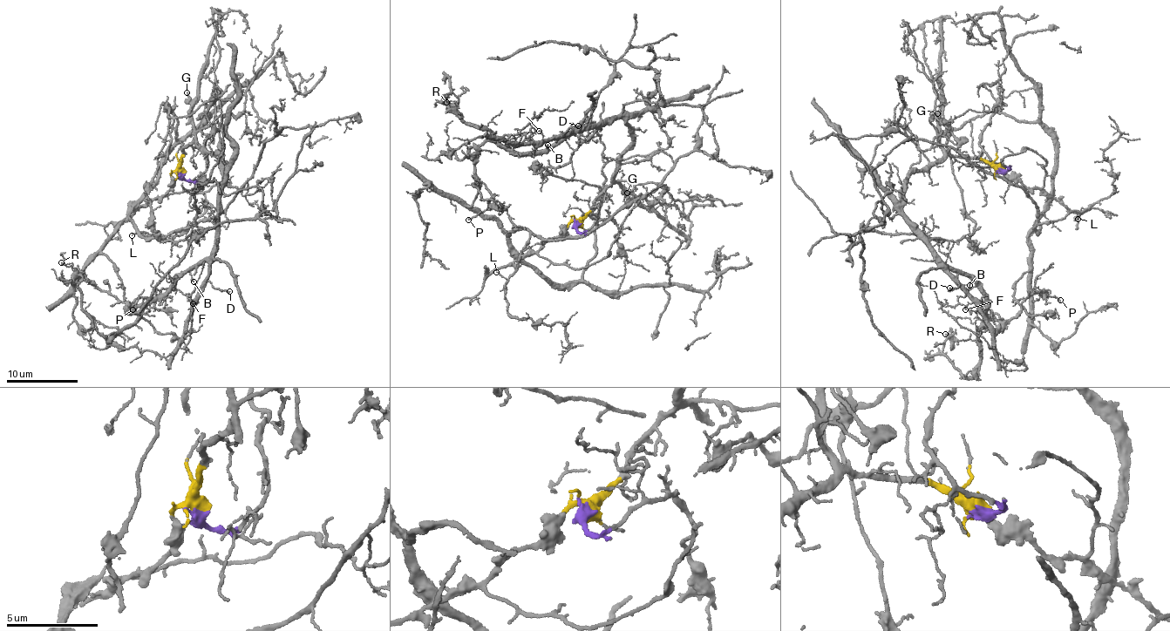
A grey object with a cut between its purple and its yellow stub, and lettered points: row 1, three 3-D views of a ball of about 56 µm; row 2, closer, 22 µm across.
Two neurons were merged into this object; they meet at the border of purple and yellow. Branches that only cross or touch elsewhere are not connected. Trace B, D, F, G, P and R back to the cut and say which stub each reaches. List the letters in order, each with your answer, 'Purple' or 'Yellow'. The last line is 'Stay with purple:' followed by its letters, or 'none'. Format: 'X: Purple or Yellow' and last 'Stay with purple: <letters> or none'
B: Yellow
D: Yellow
F: Yellow
G: Yellow
P: Yellow
R: Yellow
Stay with purple: none

